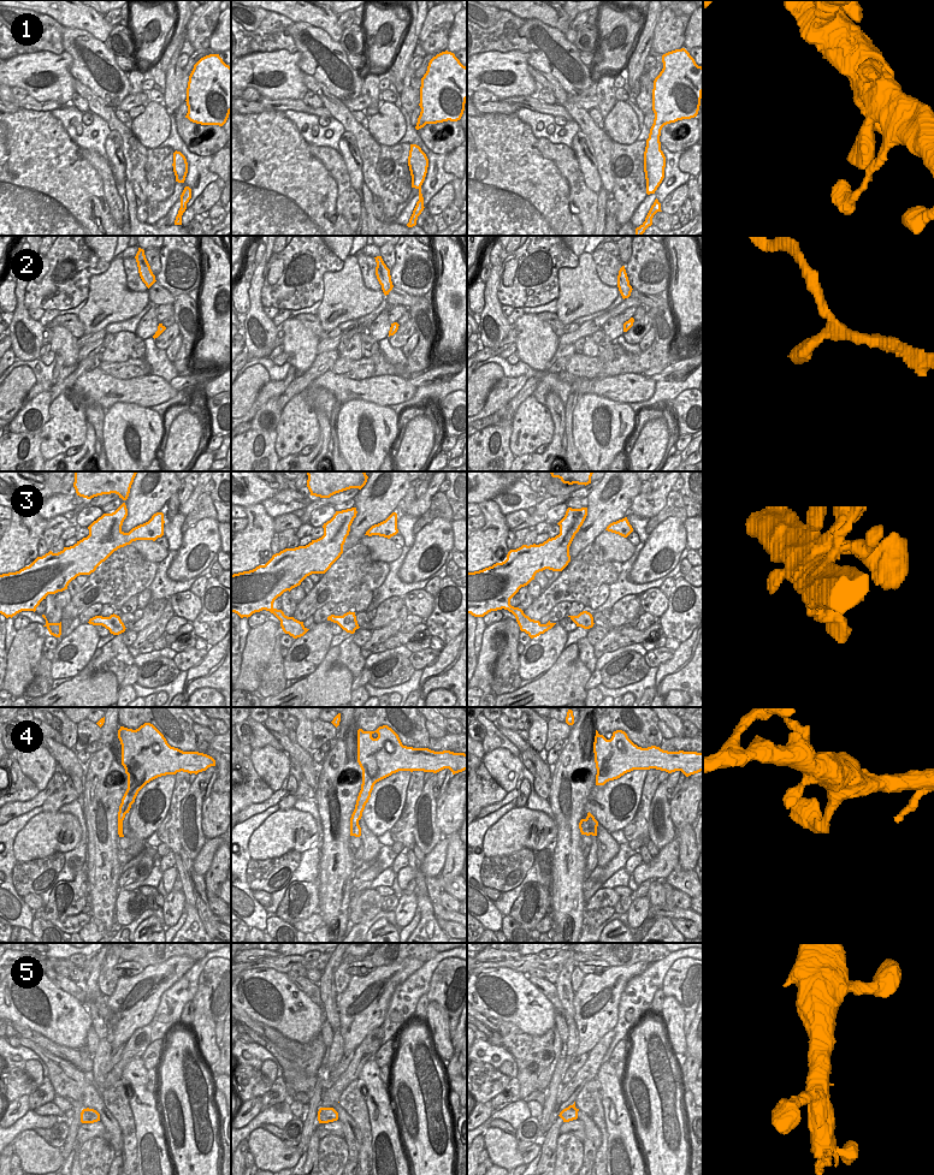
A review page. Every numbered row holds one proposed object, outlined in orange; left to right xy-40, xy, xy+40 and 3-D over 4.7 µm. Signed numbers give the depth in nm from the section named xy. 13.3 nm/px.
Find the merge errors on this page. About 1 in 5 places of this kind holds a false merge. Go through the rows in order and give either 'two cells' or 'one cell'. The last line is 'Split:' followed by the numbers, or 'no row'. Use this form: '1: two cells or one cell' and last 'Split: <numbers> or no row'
1: one cell
2: one cell
3: one cell
4: one cell
5: one cell
Split: no row

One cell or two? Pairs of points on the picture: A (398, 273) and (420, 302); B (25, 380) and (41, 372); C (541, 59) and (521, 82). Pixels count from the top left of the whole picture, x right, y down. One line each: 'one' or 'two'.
A: two
B: two
C: two

